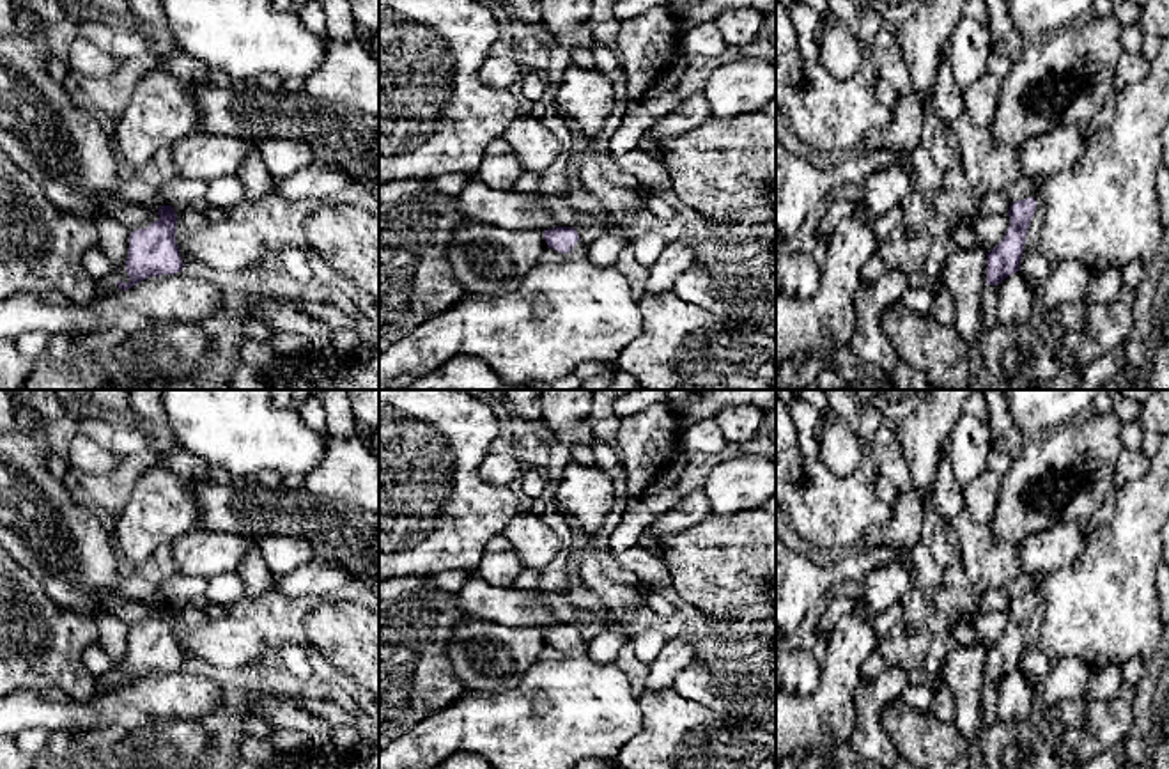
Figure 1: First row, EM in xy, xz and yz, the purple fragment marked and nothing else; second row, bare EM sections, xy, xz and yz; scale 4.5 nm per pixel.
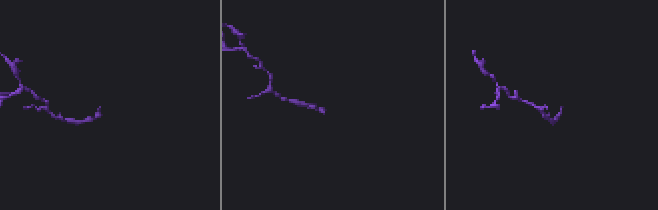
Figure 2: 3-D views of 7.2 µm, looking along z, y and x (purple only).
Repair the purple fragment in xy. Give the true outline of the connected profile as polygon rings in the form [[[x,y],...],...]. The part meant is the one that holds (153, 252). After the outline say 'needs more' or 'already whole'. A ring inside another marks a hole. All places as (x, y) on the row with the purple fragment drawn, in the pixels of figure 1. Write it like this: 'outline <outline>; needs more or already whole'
outline [[[172,206],[158,207],[159,220],[149,229],[129,234],[126,271],[129,282],[117,282],[128,291],[149,276],[175,275],[182,271],[182,259],[175,243],[177,214]]]; already whole

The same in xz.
outline [[[576,229],[544,230],[547,248],[565,255],[558,264],[537,264],[512,292],[466,294],[445,312],[413,328],[379,354],[379,384],[399,376],[422,377],[457,356],[485,361],[514,384],[553,383],[572,376],[581,361],[615,365],[622,351],[641,333],[643,317],[627,278],[613,266],[595,266]]]; needs more

